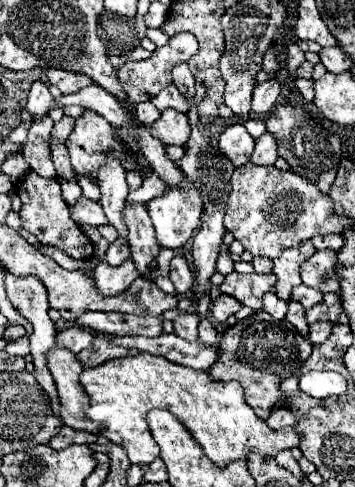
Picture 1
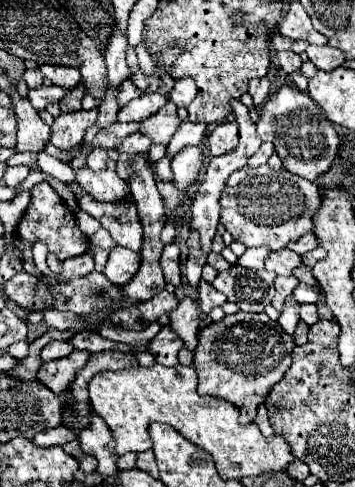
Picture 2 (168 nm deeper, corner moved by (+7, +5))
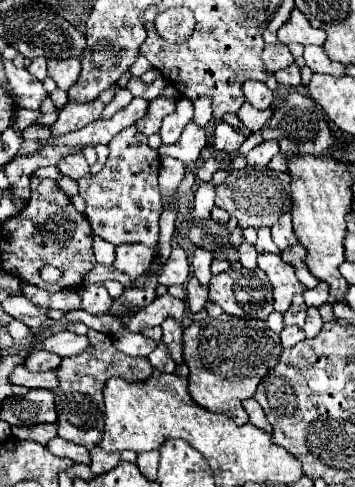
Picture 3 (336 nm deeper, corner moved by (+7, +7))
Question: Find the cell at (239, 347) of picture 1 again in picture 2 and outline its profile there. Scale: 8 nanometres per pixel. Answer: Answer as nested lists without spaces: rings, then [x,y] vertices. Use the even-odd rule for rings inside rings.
[[[234,313],[224,315],[222,321],[210,323],[208,327],[200,329],[198,347],[194,351],[194,369],[198,373],[198,393],[210,395],[216,399],[230,401],[240,411],[240,423],[252,423],[256,417],[256,407],[266,399],[272,385],[278,383],[292,363],[292,349],[294,339],[286,331],[280,331],[280,325],[270,321],[266,313]]]

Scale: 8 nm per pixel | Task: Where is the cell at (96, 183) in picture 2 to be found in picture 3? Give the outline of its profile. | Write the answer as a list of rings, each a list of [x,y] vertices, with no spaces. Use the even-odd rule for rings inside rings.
[[[74,153],[74,155],[64,157],[64,161],[60,161],[58,169],[60,169],[64,175],[72,177],[74,181],[80,181],[80,179],[84,179],[84,177],[92,177],[90,165],[86,163],[86,159],[84,159],[82,153]]]

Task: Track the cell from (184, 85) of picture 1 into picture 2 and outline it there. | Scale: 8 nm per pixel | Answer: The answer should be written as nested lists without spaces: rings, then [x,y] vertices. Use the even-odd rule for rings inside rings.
[[[184,77],[184,79],[178,79],[172,93],[170,93],[170,101],[176,103],[176,107],[188,107],[190,101],[194,99],[196,95],[196,85],[190,77]]]

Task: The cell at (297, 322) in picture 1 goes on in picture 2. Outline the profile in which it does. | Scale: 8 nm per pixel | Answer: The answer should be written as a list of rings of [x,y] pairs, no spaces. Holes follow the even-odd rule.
[[[288,297],[286,303],[284,303],[284,309],[282,309],[282,313],[280,313],[278,323],[280,323],[280,327],[282,327],[286,333],[292,335],[294,329],[296,329],[296,325],[298,325],[298,321],[300,321],[300,305],[296,303],[294,297]]]

